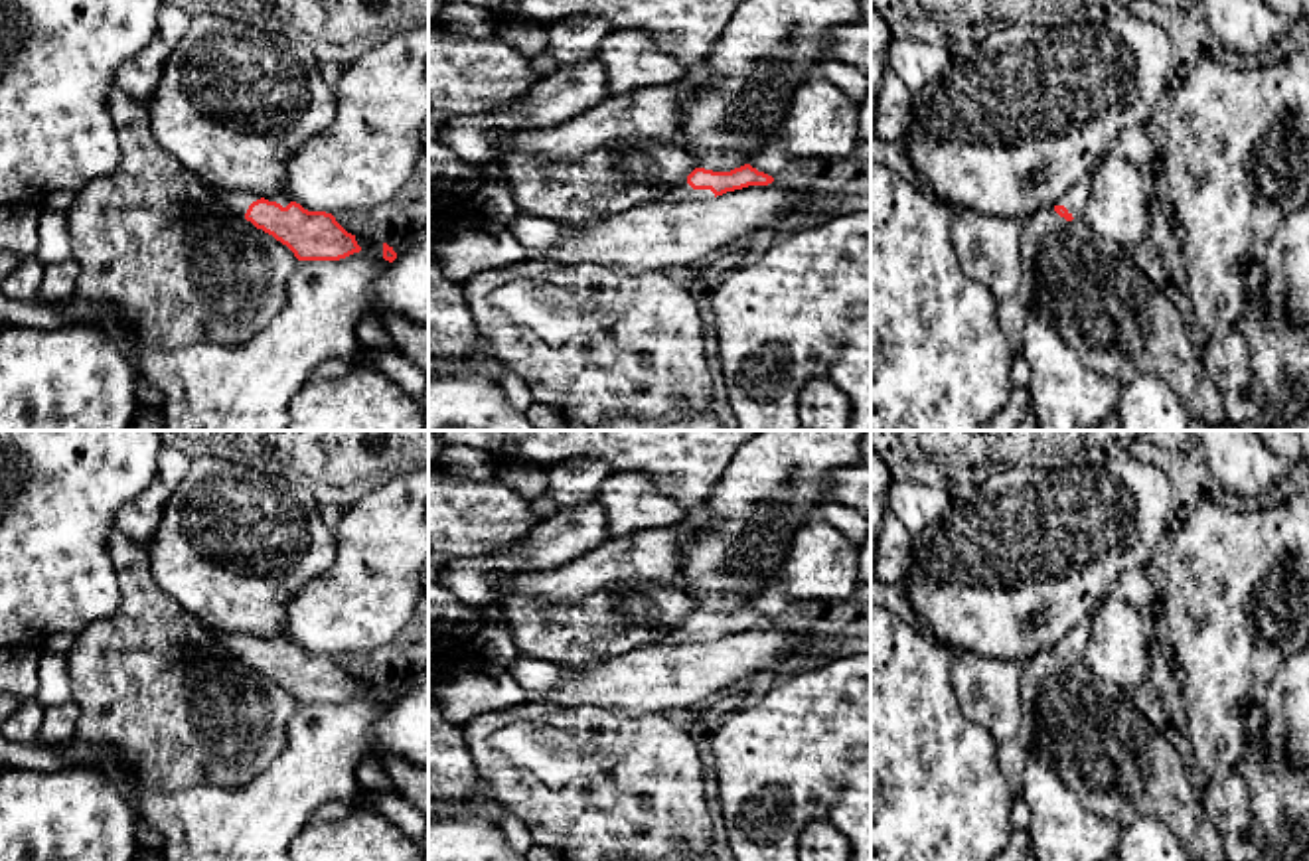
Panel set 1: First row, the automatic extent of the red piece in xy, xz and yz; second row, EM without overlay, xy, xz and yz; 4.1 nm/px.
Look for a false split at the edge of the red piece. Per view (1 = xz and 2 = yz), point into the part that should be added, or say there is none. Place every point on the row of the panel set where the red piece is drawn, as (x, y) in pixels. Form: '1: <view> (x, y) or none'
1: xz (682, 192)
2: yz (1075, 200)

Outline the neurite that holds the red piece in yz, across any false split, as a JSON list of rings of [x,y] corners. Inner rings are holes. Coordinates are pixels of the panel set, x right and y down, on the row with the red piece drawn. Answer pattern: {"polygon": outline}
{"polygon": [[[1086,176],[1074,184],[1064,196],[1054,203],[1054,211],[1066,221],[1082,219],[1084,207],[1090,196],[1092,180]]]}

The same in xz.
{"polygon": [[[744,164],[731,172],[695,168],[685,180],[677,182],[669,192],[661,194],[657,201],[683,203],[713,199],[727,192],[742,190],[748,186],[768,186],[772,182],[774,182],[772,176],[758,172],[750,164]]]}

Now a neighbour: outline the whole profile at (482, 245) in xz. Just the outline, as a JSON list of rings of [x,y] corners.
[[[480,219],[448,235],[440,249],[440,263],[450,280],[464,284],[480,271],[509,267],[527,255],[507,225]]]

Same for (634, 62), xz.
[[[614,30],[600,41],[596,57],[606,67],[608,95],[671,85],[689,71],[640,30]]]

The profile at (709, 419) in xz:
[[[715,407],[667,419],[614,417],[598,427],[567,423],[565,430],[732,430],[732,423],[723,407]]]

